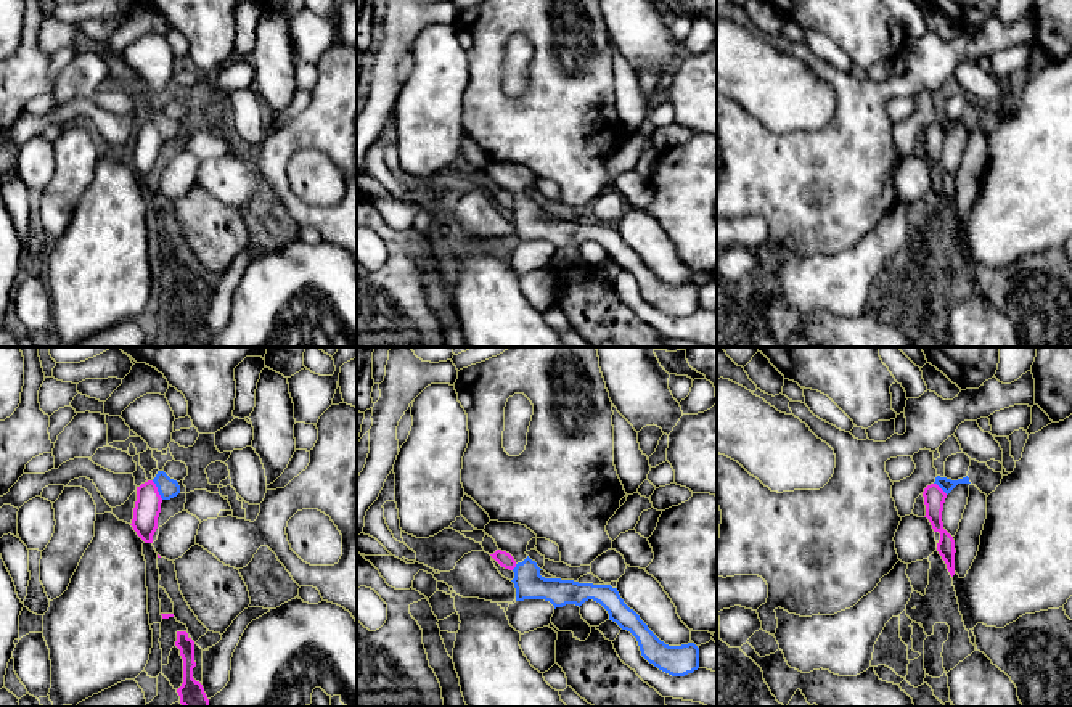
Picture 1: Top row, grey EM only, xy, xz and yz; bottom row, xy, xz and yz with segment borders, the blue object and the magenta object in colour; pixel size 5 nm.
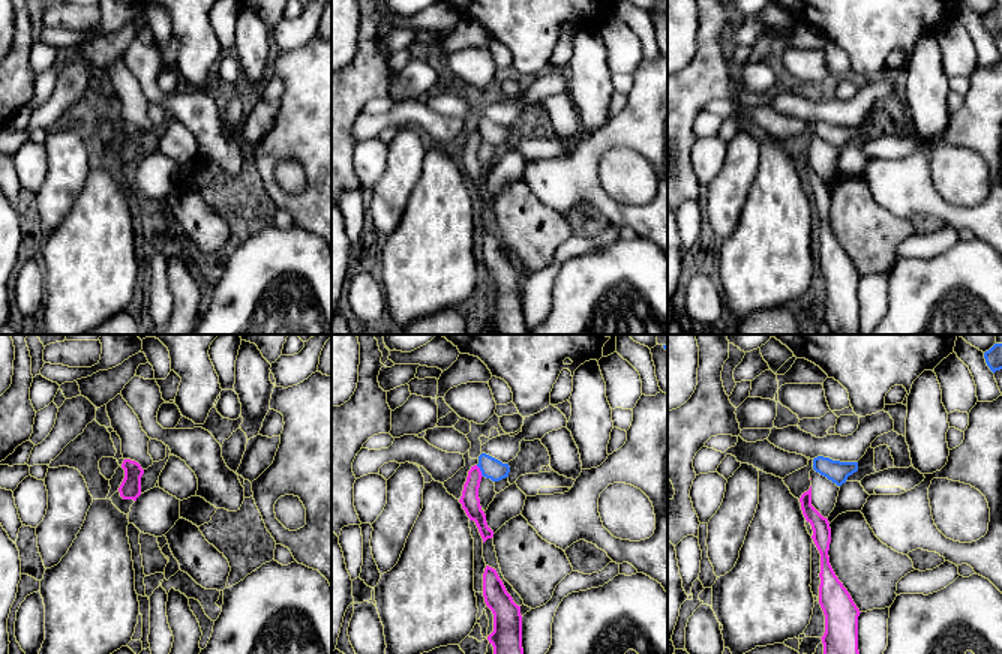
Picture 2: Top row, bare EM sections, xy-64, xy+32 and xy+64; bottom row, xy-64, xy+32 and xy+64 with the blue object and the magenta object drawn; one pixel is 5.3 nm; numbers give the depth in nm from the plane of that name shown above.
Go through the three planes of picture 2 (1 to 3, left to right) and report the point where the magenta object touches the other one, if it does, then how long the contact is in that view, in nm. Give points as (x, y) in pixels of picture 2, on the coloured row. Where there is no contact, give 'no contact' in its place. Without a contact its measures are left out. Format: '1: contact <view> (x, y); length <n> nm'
1: no contact
2: contact xy+32 (480, 470); length 80 nm
3: no contact

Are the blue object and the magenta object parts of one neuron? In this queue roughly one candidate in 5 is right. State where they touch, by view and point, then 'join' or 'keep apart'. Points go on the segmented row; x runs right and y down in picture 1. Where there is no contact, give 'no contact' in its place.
xy (158, 490) | keep apart

